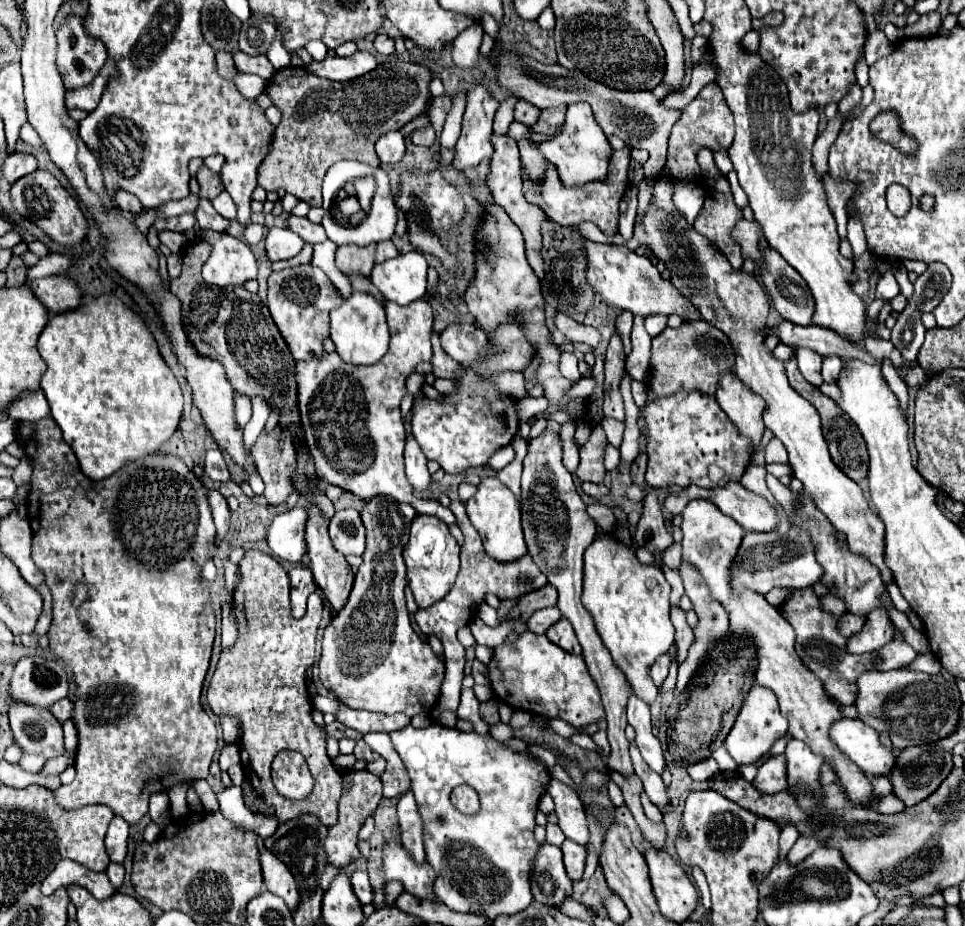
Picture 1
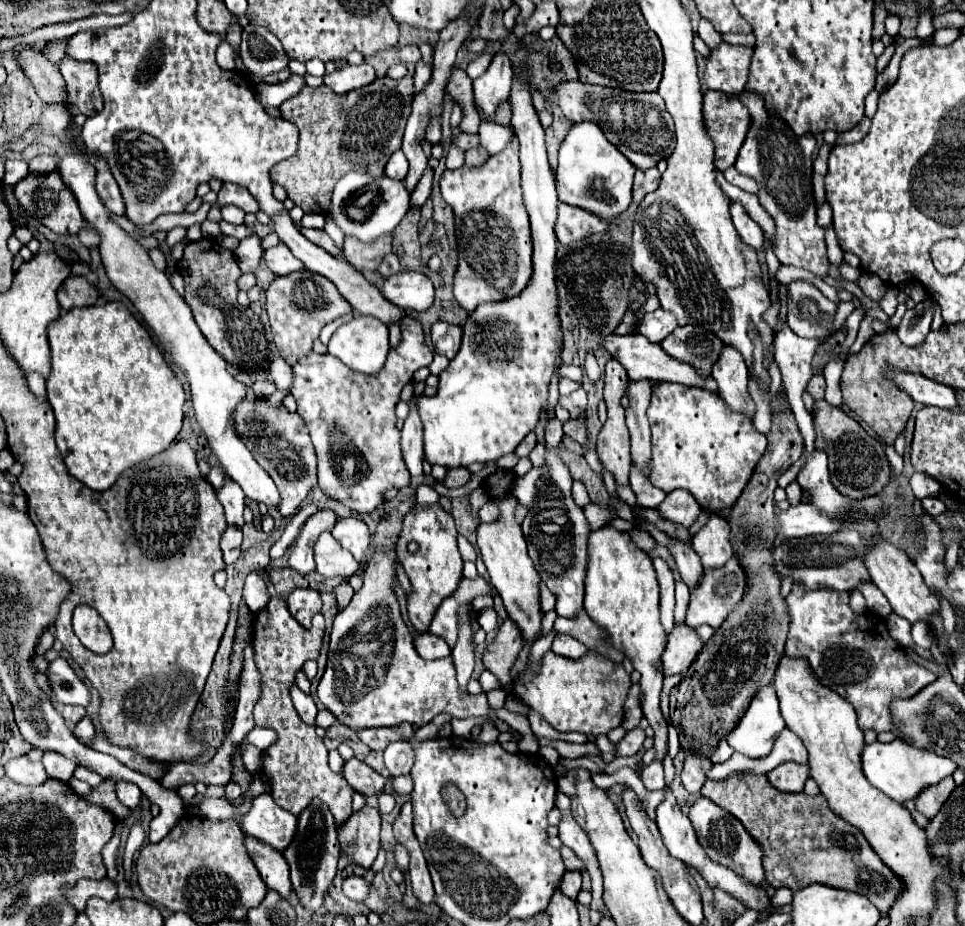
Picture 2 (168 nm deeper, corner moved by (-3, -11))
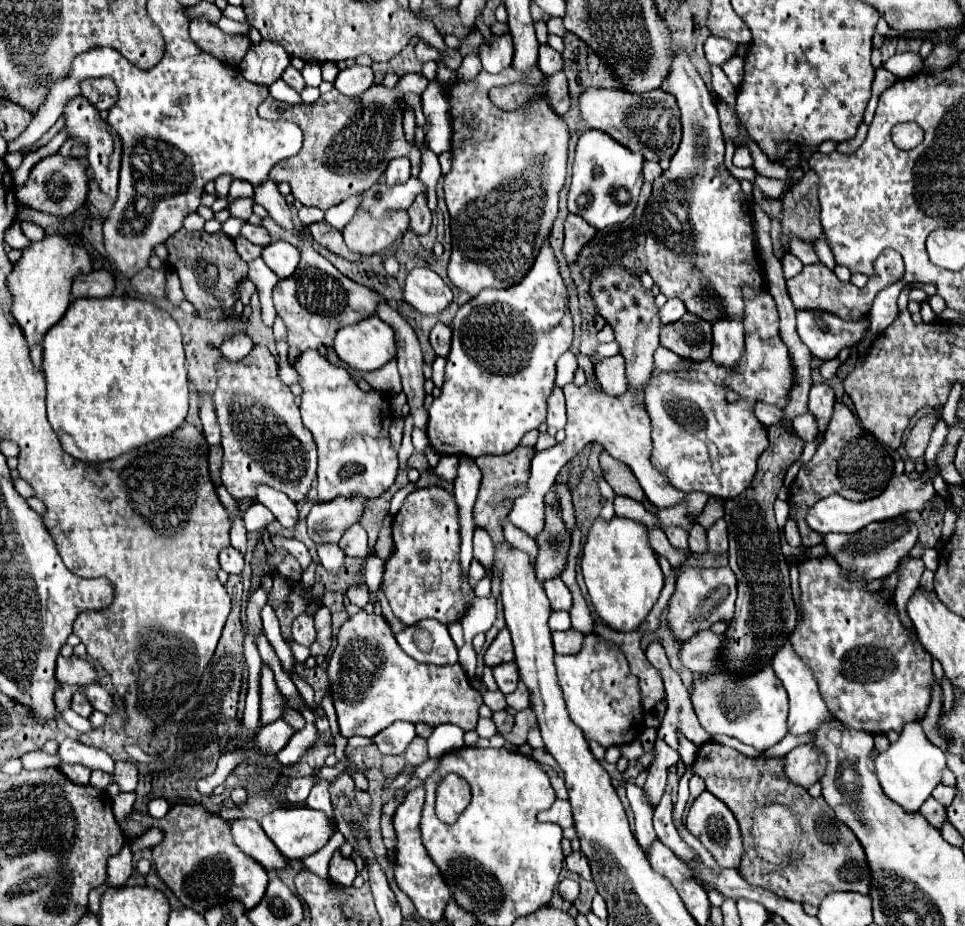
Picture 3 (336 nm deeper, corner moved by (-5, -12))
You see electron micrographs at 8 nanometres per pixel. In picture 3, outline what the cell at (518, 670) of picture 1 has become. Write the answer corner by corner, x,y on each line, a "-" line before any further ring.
588,634
578,654
556,654
554,664
570,718
578,728
582,728
586,740
596,740
598,744
608,748
630,744
642,732
644,712
640,706
638,680
630,674
628,662
616,646

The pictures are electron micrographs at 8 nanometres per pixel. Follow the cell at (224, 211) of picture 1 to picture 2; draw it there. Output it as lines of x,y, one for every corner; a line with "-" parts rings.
226,205
226,207
222,207
222,217
224,217
224,221
228,221
228,223
234,223
234,225
242,225
244,223
244,211
242,209
238,209
238,207
234,207
234,205

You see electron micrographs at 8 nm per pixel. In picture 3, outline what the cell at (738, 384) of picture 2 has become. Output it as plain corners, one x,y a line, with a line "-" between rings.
722,320
714,324
714,348
712,360
724,368
736,370
744,356
744,328
736,320

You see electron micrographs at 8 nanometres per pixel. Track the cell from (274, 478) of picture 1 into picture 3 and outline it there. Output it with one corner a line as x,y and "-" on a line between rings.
254,346
240,362
218,362
218,388
214,408
222,430
222,484
242,500
244,474
262,474
262,482
284,492
292,502
302,502
316,478
316,444
304,428
294,394
278,380
276,358
264,346

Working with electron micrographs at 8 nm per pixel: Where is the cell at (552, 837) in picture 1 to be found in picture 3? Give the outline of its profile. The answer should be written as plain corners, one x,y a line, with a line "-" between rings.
572,852
570,856
566,856
566,866
570,872
576,872
580,878
584,880
592,880
590,876
590,866
588,866
588,860
582,852

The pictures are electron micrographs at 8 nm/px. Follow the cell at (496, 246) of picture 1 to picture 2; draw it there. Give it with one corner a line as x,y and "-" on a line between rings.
512,137
504,151
490,155
480,167
468,169
464,165
456,171
444,171
440,193
456,217
456,301
470,313
482,301
498,301
518,295
532,275
532,237
520,187
518,139

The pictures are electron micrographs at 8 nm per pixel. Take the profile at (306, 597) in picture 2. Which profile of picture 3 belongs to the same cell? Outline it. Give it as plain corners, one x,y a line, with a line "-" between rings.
302,612
294,622
292,622
292,636
298,644
310,646
316,638
316,630
314,630
314,616
308,612

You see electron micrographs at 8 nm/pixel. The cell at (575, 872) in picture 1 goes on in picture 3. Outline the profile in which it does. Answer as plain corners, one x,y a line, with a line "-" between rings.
562,880
562,882
558,884
558,892
560,892
560,896
562,896
562,898
566,898
566,900
574,902
574,900
578,898
580,886
578,886
578,882
576,882
576,880

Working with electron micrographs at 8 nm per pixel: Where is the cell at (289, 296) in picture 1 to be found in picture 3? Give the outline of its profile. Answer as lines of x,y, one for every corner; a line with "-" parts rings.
310,244
302,246
302,260
290,278
284,278
274,288
276,314
288,328
288,358
294,362
304,350
318,346
332,346
336,332
342,326
356,324
376,310
376,292
352,282
336,270

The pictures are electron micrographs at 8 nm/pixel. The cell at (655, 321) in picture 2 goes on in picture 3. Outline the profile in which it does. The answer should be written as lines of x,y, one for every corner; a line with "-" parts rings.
670,298
662,308
660,308
660,324
672,324
676,320
680,320
686,314
686,306
678,300
678,298

